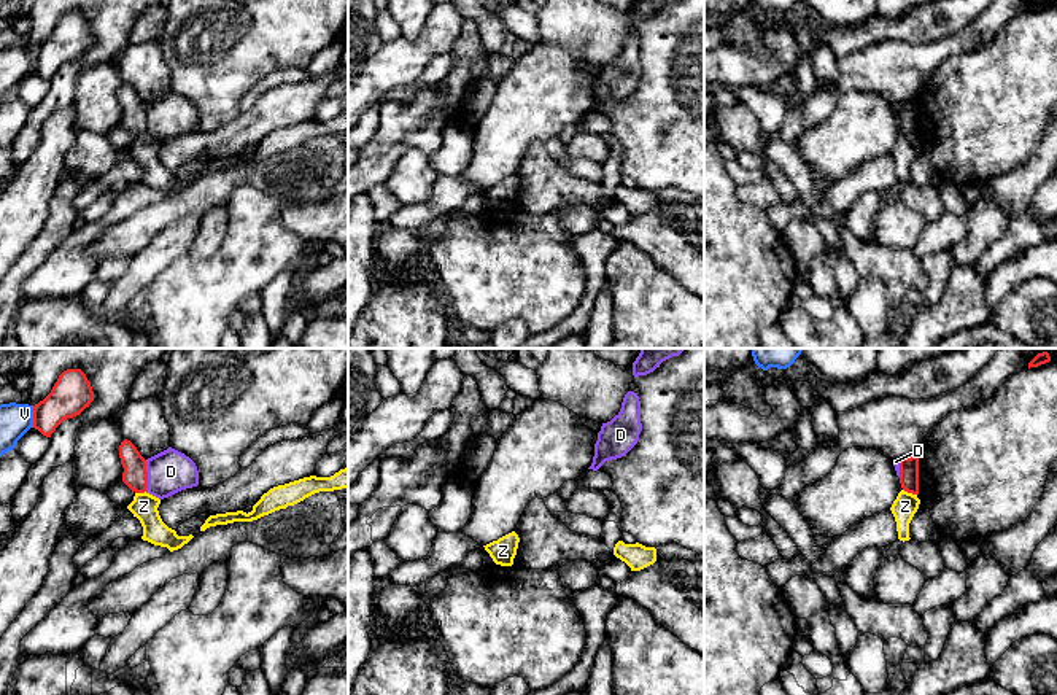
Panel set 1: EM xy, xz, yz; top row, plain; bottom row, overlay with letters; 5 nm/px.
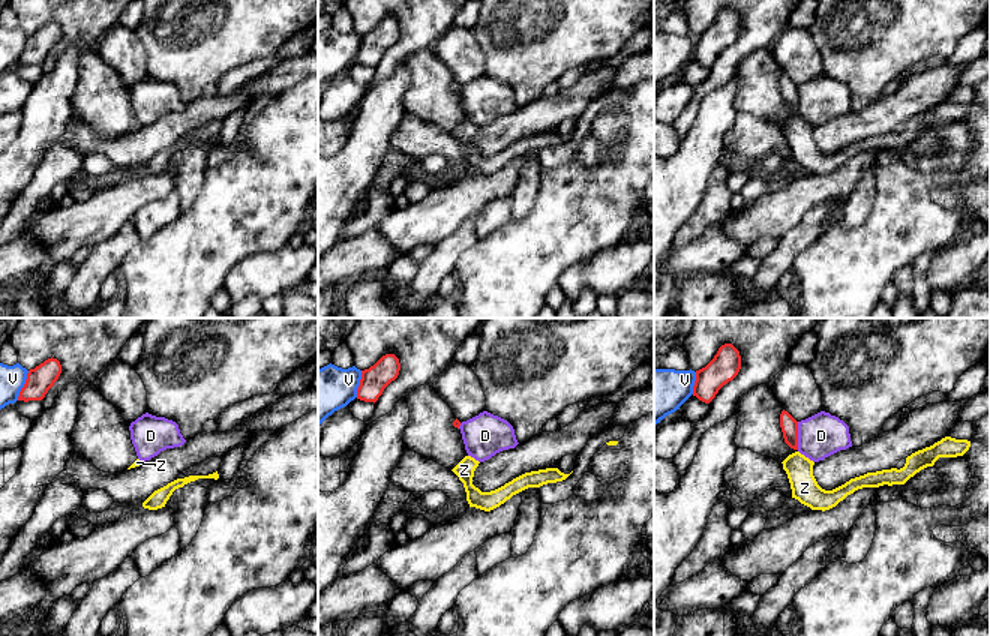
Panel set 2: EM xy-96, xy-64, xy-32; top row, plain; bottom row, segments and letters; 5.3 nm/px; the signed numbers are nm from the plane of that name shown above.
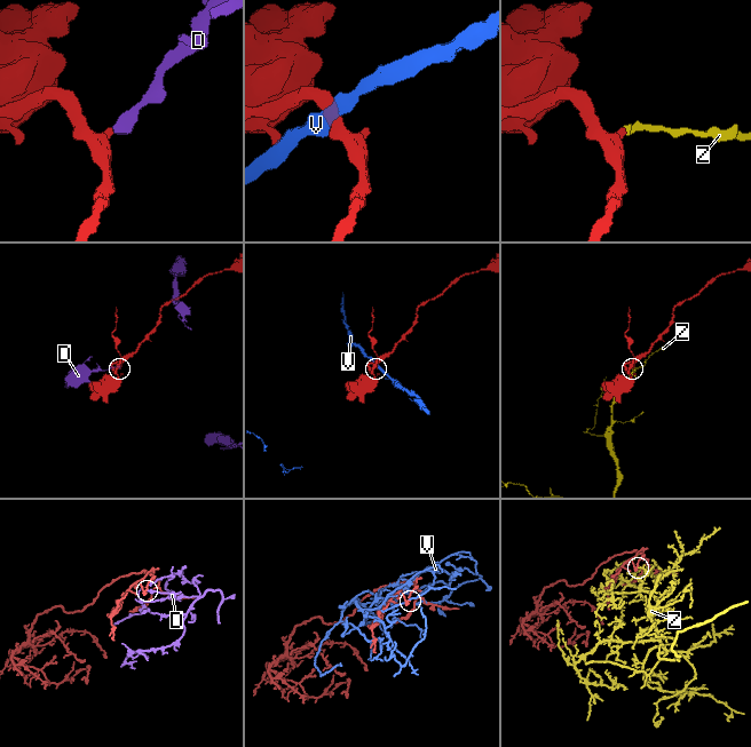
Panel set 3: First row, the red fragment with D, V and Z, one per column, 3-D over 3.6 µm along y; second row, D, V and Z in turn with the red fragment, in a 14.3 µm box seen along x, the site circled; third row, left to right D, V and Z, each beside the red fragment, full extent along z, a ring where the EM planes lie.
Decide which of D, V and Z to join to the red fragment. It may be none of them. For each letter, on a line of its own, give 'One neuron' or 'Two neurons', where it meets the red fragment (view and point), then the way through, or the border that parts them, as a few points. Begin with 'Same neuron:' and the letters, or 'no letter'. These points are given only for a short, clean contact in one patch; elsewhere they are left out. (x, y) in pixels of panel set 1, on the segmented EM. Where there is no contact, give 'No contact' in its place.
Same neuron: no letter
D: Two neurons. Touches red at xy (147, 476). Boundary: xy (145, 460), (147, 490)
V: Two neurons. Touches red at xy (34, 417)
Z: Two neurons. Touches red at yz (909, 492). Boundary: yz (903, 489), (916, 495)

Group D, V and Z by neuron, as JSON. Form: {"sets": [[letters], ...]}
{"sets": [["D"], ["V"], ["Z"]]}

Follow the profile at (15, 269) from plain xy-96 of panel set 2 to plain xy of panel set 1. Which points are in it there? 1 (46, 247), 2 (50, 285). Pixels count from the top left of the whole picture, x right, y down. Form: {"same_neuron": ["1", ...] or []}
{"same_neuron": ["2"]}

